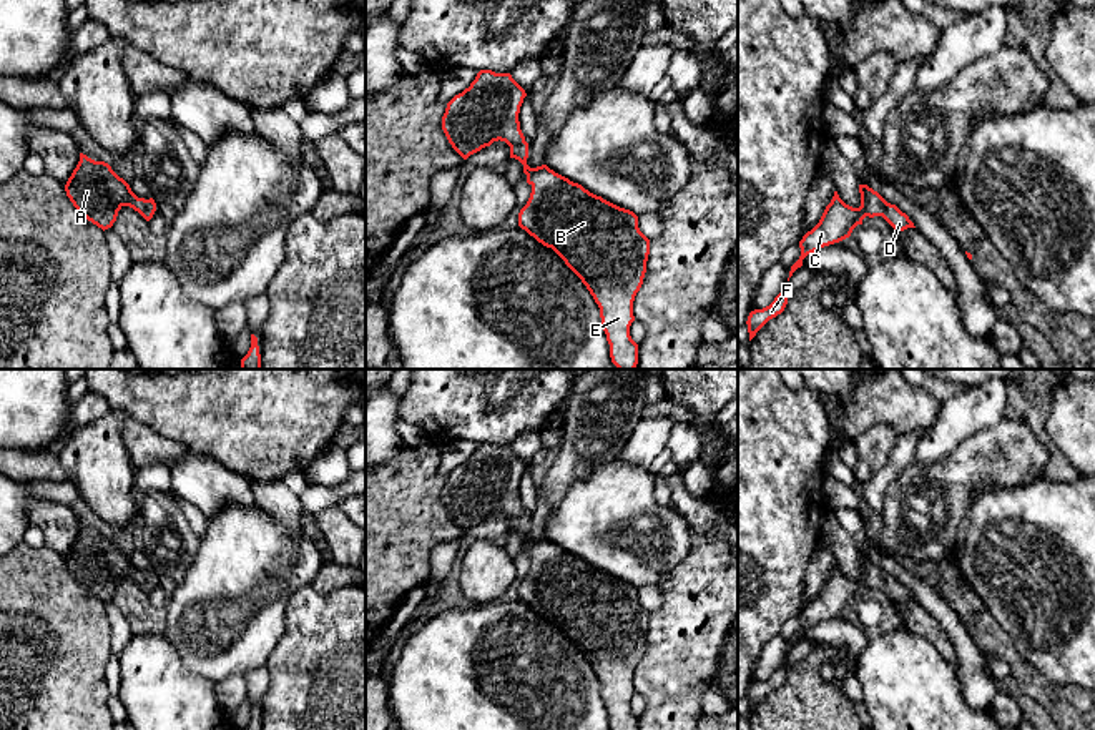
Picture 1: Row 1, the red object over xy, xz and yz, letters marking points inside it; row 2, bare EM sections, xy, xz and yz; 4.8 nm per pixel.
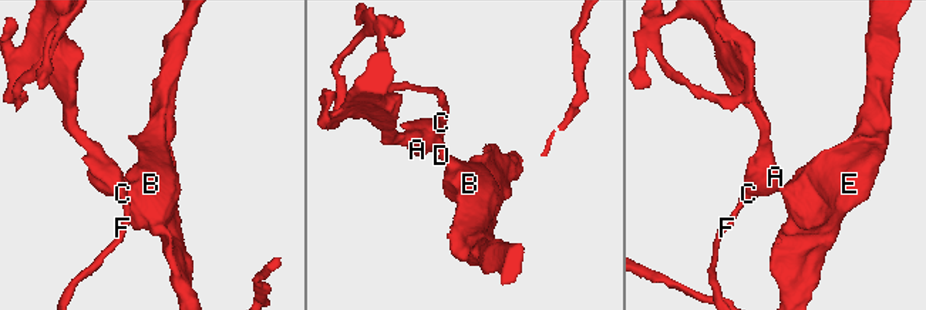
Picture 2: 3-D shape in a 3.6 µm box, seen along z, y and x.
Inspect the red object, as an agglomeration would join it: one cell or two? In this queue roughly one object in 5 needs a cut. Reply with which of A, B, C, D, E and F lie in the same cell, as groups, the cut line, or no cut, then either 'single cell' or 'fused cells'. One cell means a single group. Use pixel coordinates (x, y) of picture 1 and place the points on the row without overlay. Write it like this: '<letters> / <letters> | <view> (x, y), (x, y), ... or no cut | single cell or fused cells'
A B C D E F | no cut | single cell

